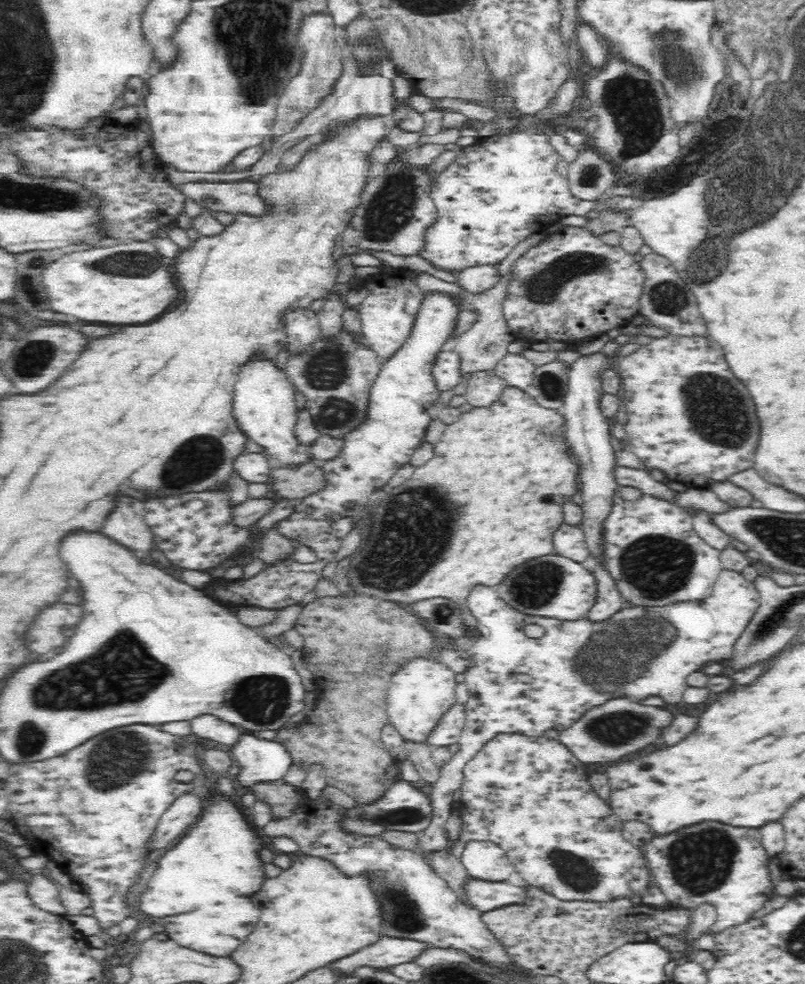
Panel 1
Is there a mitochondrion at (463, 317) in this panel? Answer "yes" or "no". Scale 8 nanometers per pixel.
no

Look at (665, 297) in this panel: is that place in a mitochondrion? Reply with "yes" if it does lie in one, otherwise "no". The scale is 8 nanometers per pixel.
yes

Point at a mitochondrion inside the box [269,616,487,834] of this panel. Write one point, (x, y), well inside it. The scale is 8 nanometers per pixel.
(398, 817)

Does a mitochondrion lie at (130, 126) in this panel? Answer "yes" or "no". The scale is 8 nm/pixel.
no

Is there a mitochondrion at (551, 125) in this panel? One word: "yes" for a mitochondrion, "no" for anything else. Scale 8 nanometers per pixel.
no

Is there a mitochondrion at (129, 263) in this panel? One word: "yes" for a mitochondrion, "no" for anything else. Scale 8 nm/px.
yes

